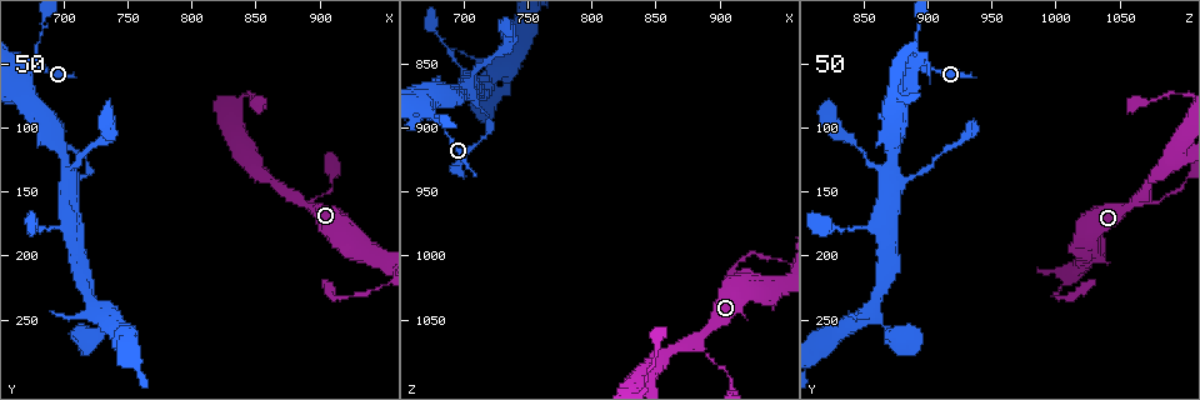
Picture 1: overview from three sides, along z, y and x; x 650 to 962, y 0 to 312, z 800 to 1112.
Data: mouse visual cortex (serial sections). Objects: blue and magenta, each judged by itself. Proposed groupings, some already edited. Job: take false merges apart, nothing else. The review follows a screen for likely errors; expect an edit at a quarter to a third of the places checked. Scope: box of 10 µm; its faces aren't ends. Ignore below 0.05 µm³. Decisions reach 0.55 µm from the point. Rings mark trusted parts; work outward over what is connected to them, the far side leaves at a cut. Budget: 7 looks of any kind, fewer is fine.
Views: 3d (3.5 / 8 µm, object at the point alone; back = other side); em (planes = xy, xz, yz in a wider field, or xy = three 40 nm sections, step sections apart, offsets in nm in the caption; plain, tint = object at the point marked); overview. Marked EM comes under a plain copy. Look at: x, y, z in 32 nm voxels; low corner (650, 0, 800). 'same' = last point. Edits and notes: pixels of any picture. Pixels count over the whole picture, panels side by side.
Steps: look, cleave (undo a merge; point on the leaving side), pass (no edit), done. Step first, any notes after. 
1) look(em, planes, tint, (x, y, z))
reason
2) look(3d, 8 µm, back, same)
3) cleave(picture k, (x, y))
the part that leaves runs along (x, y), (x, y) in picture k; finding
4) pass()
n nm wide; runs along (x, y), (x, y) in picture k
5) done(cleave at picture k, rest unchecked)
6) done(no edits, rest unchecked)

look(3d, 3.5 µm, (678, 50, 892))
three arms meet

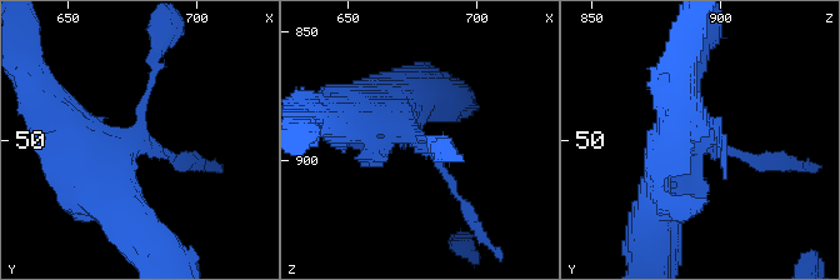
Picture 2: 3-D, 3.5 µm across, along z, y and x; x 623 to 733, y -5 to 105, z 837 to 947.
look(em, xy, step 3, tint, (677, 50, 891))
shape alone is not enough

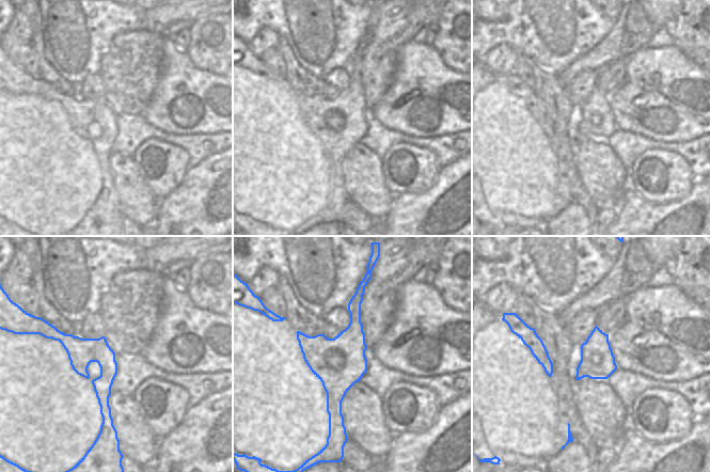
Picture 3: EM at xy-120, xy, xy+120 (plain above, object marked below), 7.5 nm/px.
pass()
380 nm wide; runs along (461, 200), (384, 94) in picture 2; continuous, no second cell

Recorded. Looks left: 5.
look(3d, 3.5 µm, back, (704, 132, 872))
abrupt turn

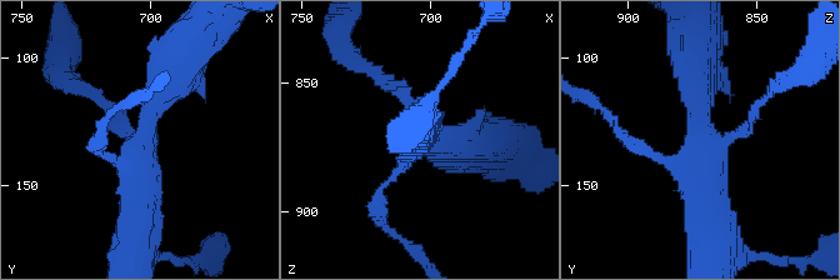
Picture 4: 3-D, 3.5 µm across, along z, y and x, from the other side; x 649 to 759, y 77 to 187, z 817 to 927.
look(em, planes, tint, (701, 132, 871))
now the EM

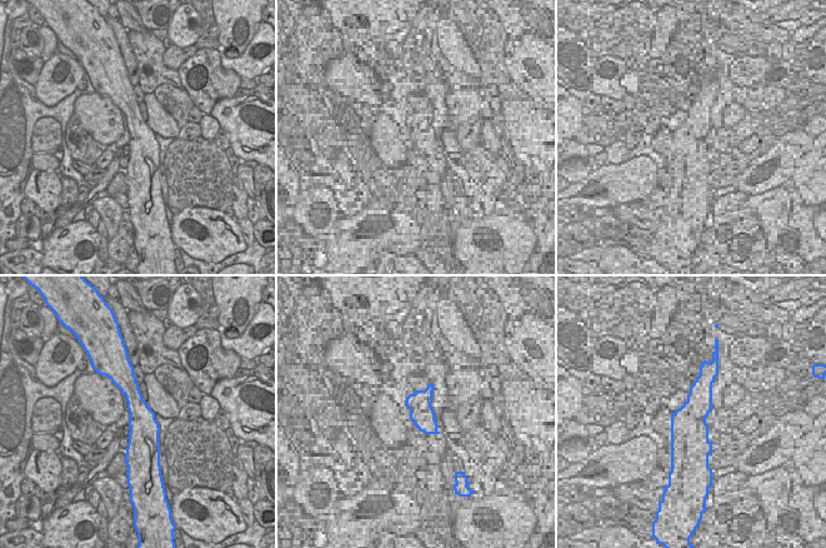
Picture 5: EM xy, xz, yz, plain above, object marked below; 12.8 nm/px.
look(em, xy, step 5, tint, same)
another direction

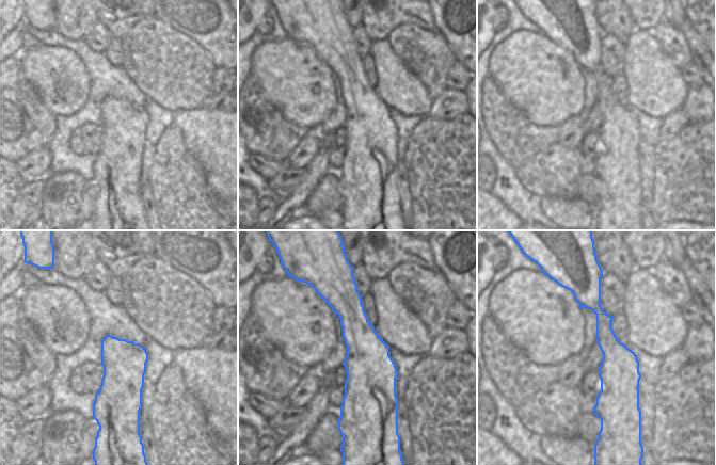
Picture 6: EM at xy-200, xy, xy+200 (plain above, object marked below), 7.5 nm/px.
pass()
runs along (349, 279), (366, 350), (366, 420) in picture 6; all the same cell

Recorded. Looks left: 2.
look(3d, 8 µm, back, (938, 230, 1004))
calibre changes

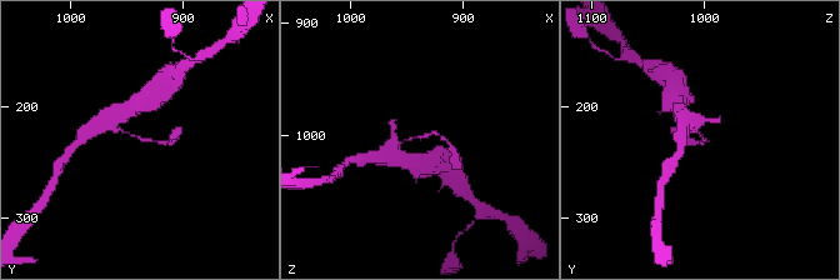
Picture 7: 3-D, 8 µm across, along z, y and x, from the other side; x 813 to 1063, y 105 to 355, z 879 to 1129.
look(em, xy, step 5, tint, same)

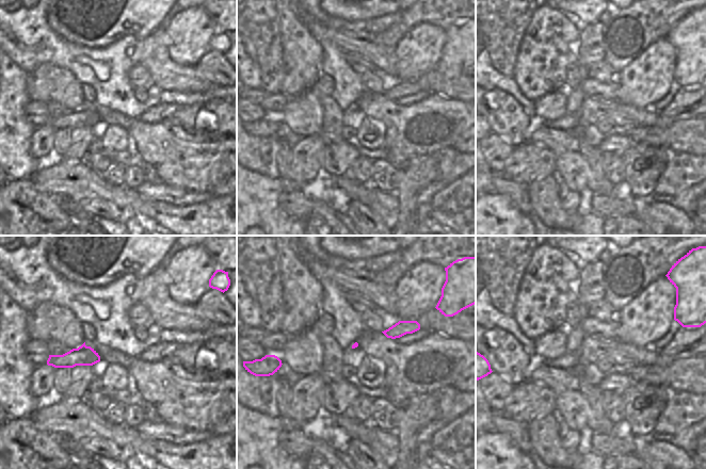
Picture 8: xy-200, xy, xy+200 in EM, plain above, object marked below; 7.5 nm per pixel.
cleave(picture 7, (691, 141))
the part that leaves runs along (139, 138), (170, 143), (174, 136) in picture 7; two cells meet here

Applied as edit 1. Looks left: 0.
done(cleave at picture 7, rest unchecked)

